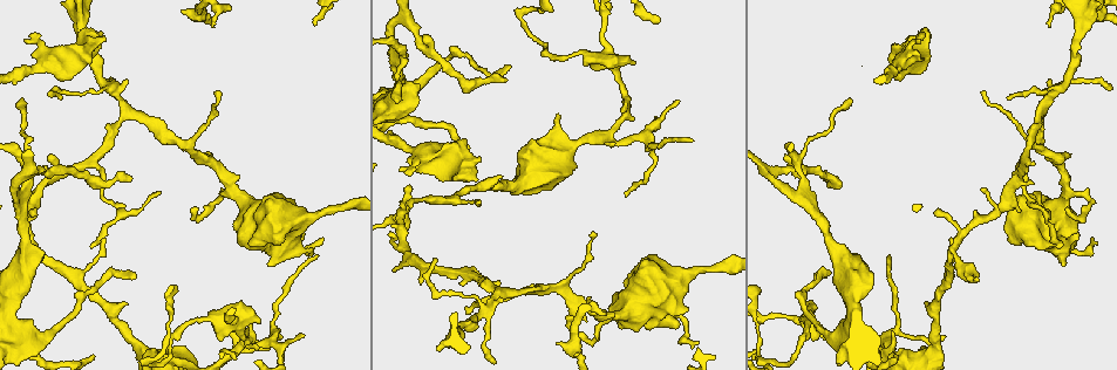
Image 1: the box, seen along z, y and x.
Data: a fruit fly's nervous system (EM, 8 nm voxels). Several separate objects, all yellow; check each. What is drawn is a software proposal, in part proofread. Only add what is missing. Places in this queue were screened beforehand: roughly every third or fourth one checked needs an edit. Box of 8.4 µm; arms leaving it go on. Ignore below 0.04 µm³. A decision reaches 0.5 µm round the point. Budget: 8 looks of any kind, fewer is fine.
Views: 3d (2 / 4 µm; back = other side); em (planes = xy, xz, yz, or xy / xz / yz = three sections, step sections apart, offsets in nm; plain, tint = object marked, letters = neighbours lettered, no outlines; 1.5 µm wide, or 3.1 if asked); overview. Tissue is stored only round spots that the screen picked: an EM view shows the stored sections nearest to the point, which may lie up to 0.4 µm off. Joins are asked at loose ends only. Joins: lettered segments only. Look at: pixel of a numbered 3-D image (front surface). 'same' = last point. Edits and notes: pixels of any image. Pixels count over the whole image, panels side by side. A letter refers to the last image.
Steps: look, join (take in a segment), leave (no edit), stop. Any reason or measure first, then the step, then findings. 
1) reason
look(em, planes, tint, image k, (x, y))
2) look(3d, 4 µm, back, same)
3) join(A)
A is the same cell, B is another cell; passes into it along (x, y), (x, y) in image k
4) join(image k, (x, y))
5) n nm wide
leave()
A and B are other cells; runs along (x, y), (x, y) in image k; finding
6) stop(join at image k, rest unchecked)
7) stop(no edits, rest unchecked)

thin end
look(em, planes, letters, image 1, (321, 240))

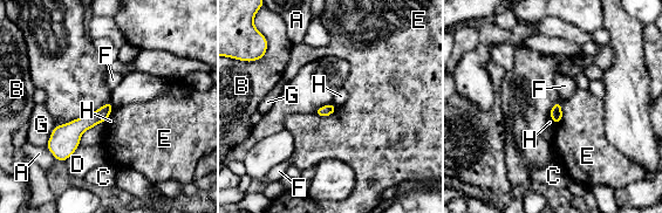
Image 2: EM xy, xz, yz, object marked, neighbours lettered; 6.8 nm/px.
E touches over 170 nm
leave()
A, B, C, D, E, F, G and H are other cells; no lettered segment goes on from it

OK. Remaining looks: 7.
tapers out
look(em, planes, plain, image 1, (826, 180))

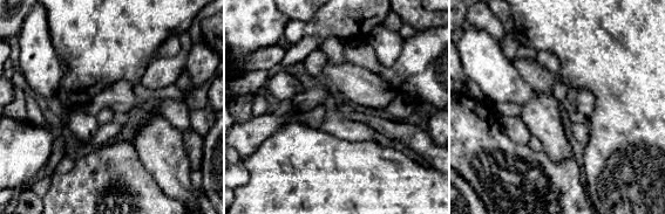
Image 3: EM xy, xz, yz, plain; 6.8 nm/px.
look(em, planes, letters, same)

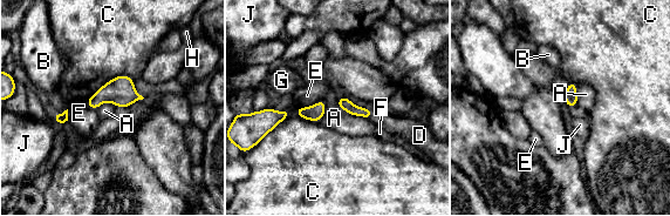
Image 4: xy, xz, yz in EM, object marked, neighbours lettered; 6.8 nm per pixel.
join(D)
D is the same cell, A, B, C, E, F, G, H and J are other cells; passes into it along (344, 103), (371, 114), (401, 126) in image 4; it goes on there

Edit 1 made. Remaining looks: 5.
look(overview)

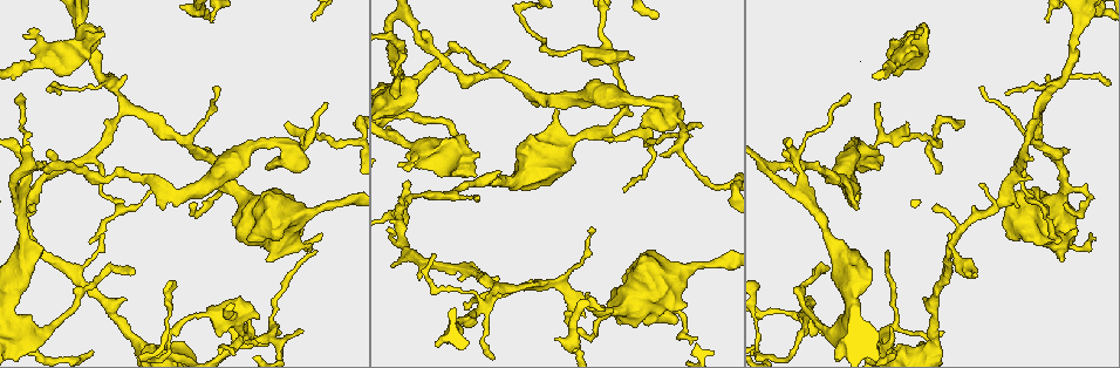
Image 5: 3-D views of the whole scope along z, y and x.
branch stops here
look(em, planes, letters, image 5, (664, 157))

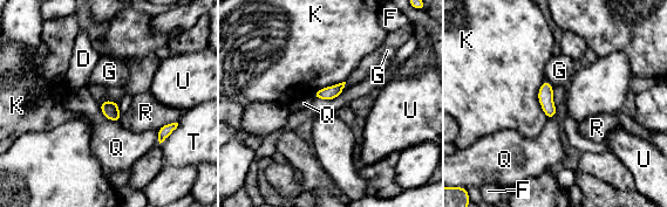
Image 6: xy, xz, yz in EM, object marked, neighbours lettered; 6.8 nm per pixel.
leave()
D, F, G, K, Q, R, T and U are other cells; border along (99, 105), (107, 118), (117, 122) in image 6; none of them fits

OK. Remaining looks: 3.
stop(join at image 4, rest unchecked)

